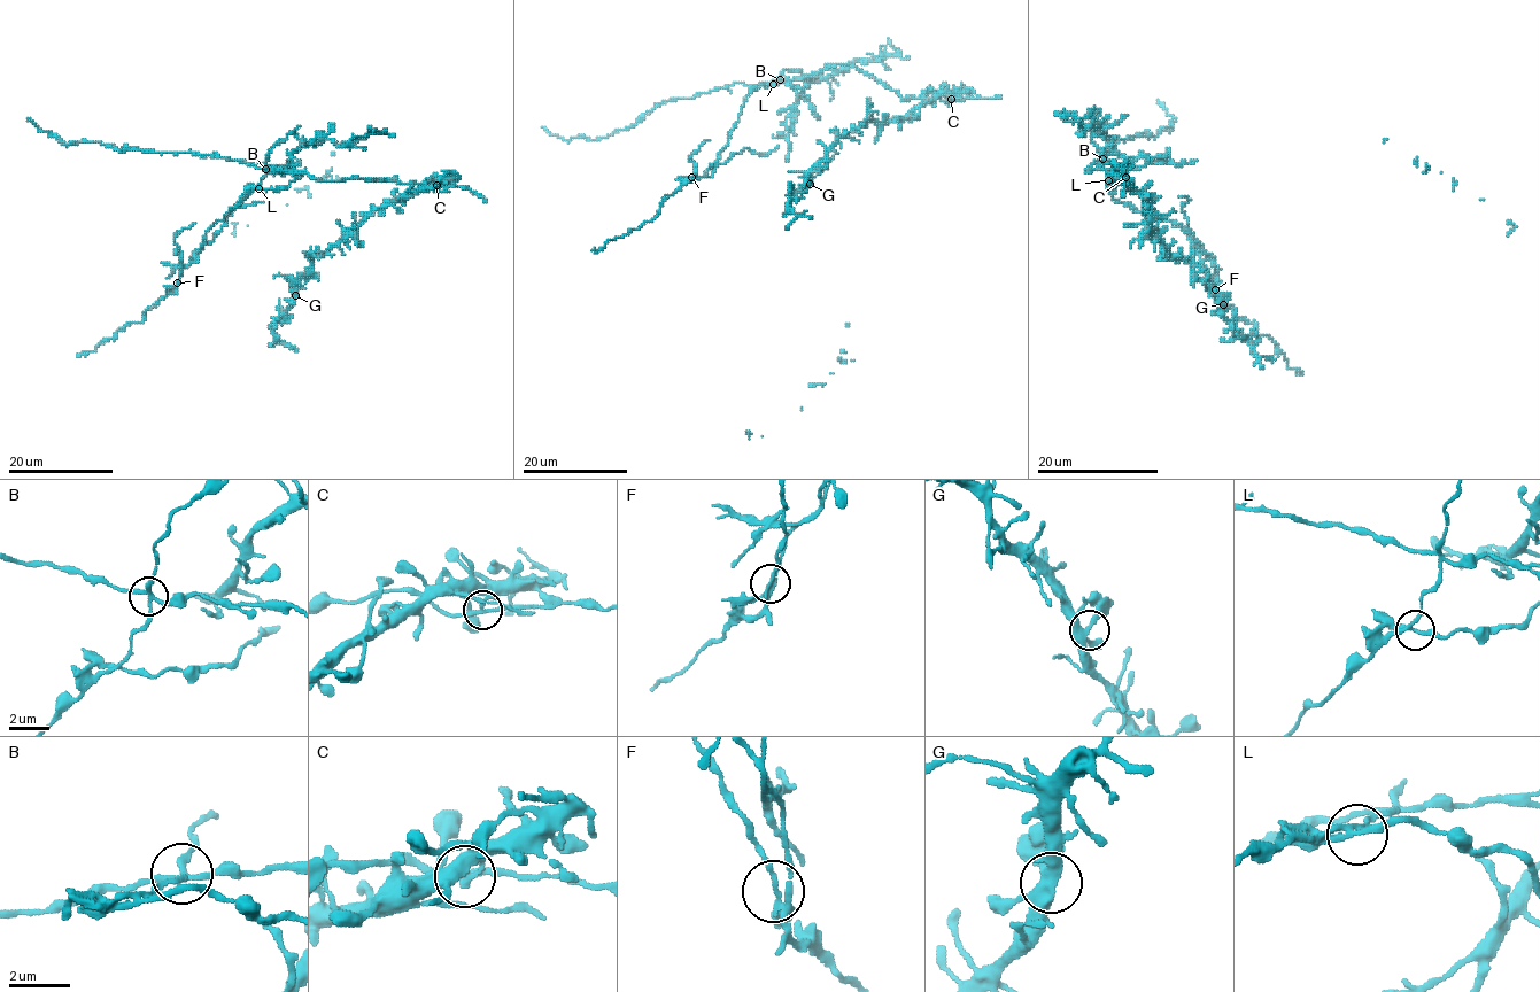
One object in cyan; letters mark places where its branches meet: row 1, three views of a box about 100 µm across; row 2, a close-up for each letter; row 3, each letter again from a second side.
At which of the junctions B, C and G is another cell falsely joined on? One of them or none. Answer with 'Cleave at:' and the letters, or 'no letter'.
Cleave at: B

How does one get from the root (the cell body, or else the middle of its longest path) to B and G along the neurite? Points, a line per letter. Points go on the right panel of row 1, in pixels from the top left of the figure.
B: (1119, 176), (1126, 170), (1084, 171), (1103, 159)
G: (1119, 176), (1150, 203), (1152, 231), (1162, 246), (1171, 255), (1181, 256), (1223, 304)

